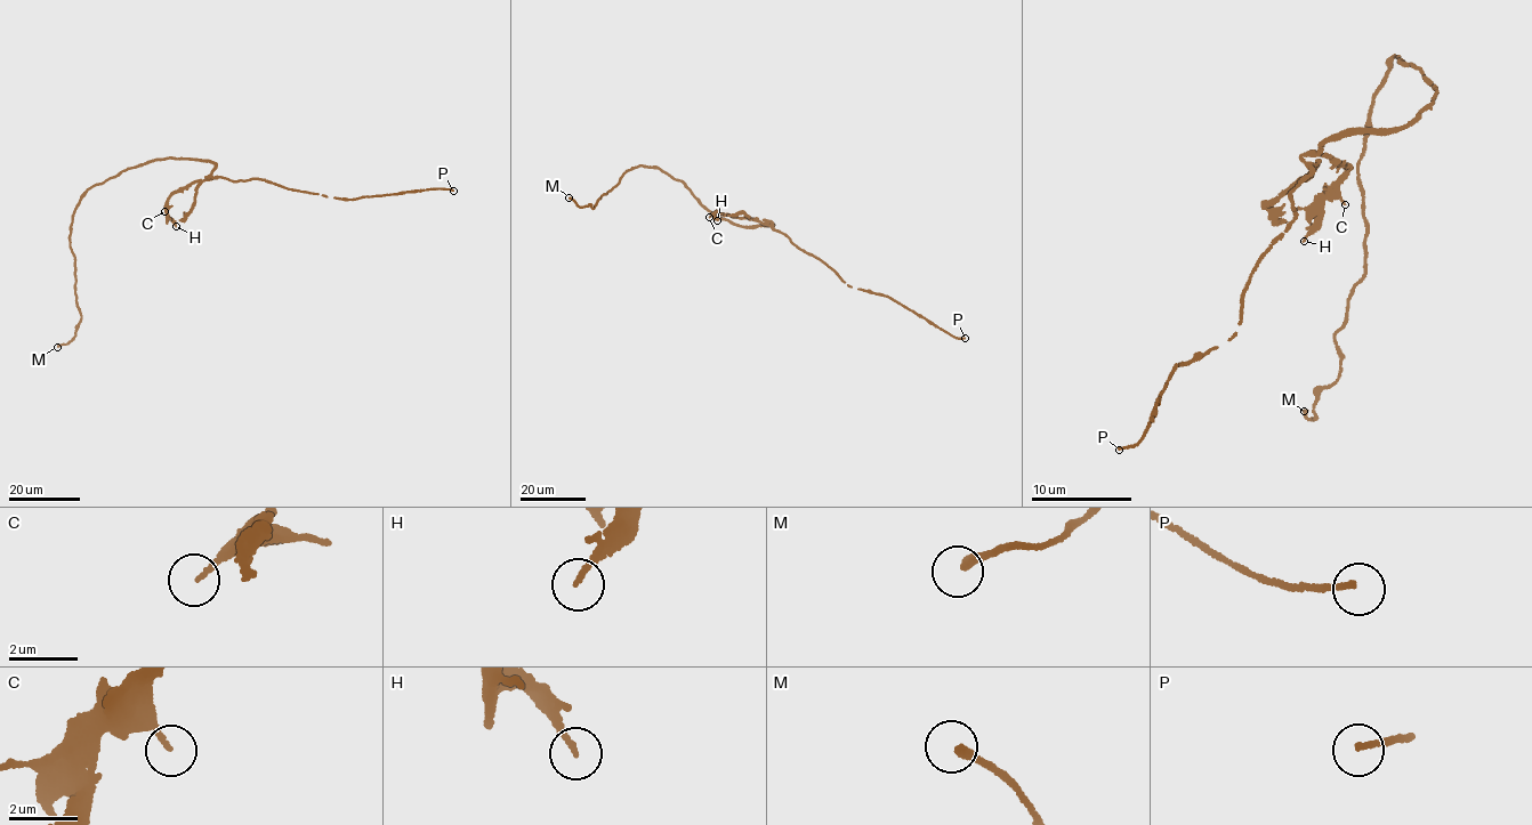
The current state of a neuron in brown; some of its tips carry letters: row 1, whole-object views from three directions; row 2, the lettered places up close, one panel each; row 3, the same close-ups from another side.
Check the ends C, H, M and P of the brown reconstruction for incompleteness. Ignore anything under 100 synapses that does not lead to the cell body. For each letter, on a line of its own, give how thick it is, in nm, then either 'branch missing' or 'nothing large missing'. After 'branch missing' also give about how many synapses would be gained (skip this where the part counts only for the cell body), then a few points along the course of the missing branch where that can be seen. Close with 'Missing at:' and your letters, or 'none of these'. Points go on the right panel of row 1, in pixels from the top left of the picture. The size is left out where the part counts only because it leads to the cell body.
C: calibre 140 nm; nothing large missing
H: calibre 170 nm; nothing large missing
M: calibre 240 nm; nothing large missing
P: calibre 150 nm; branch missing; 100 synapses
Missing at: P

